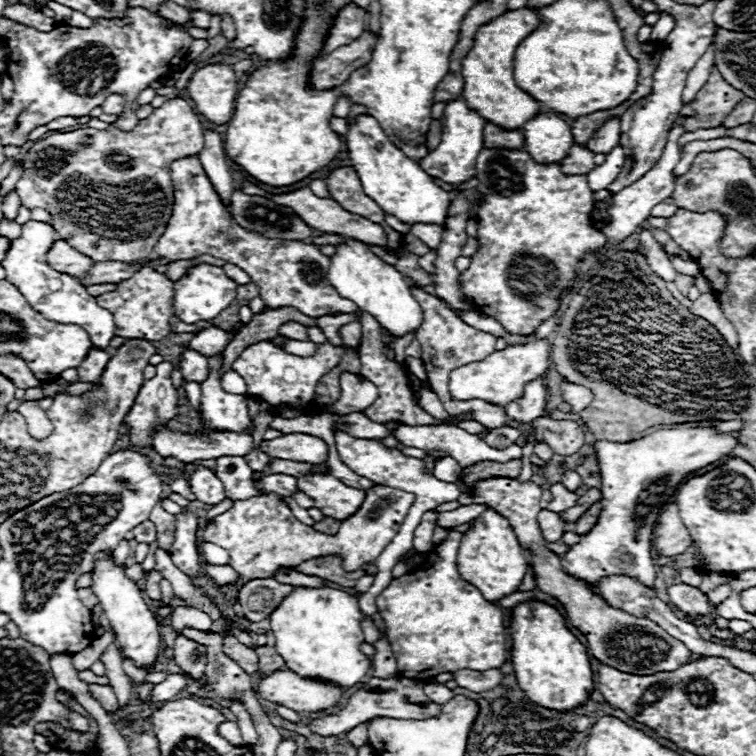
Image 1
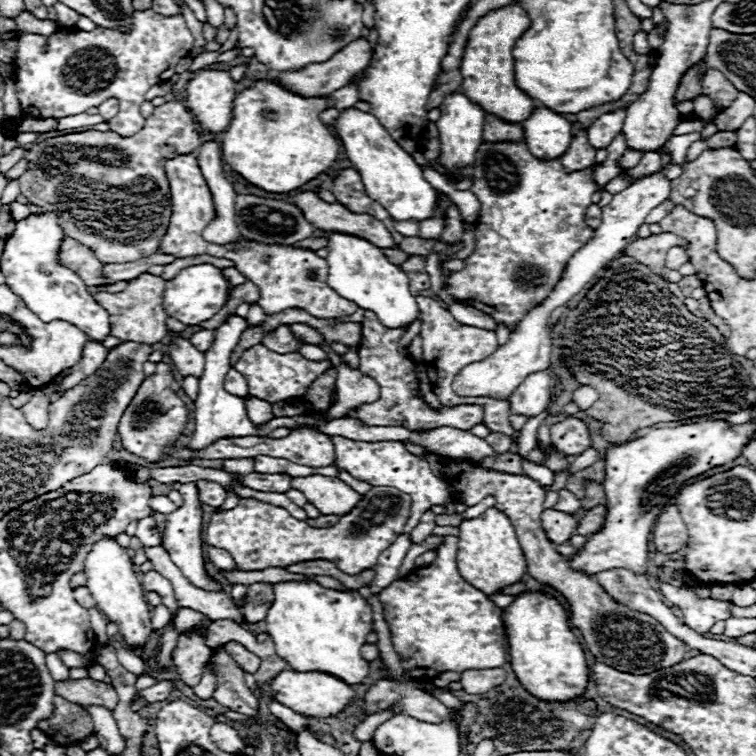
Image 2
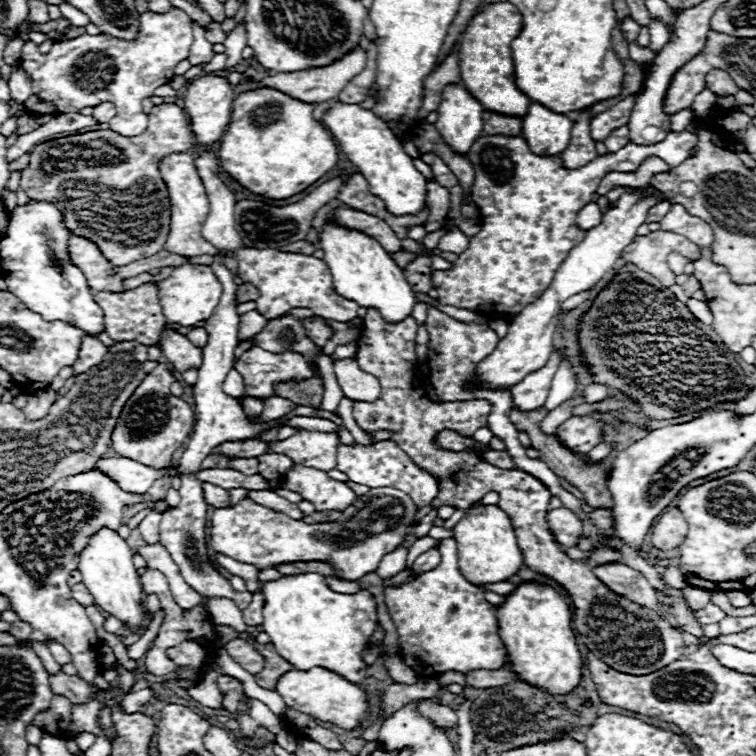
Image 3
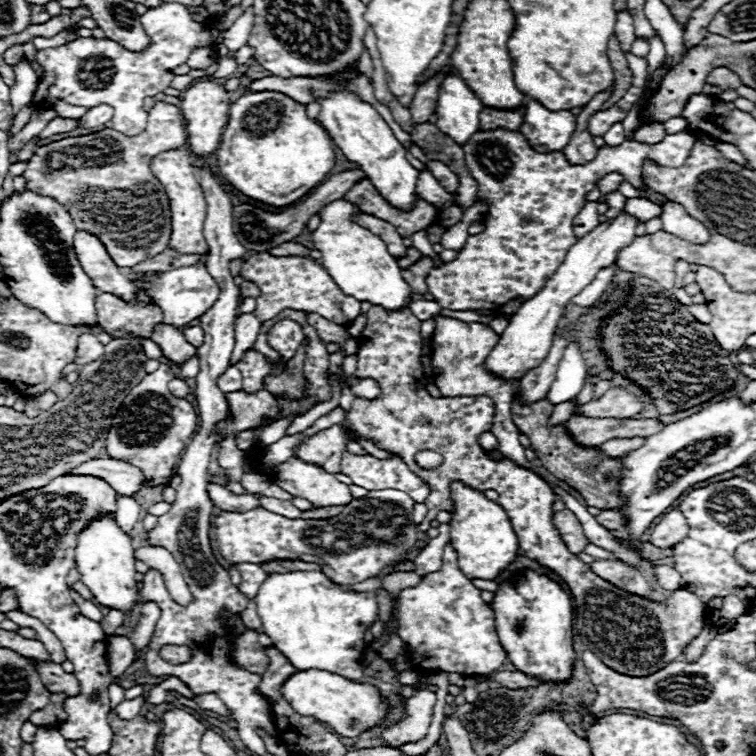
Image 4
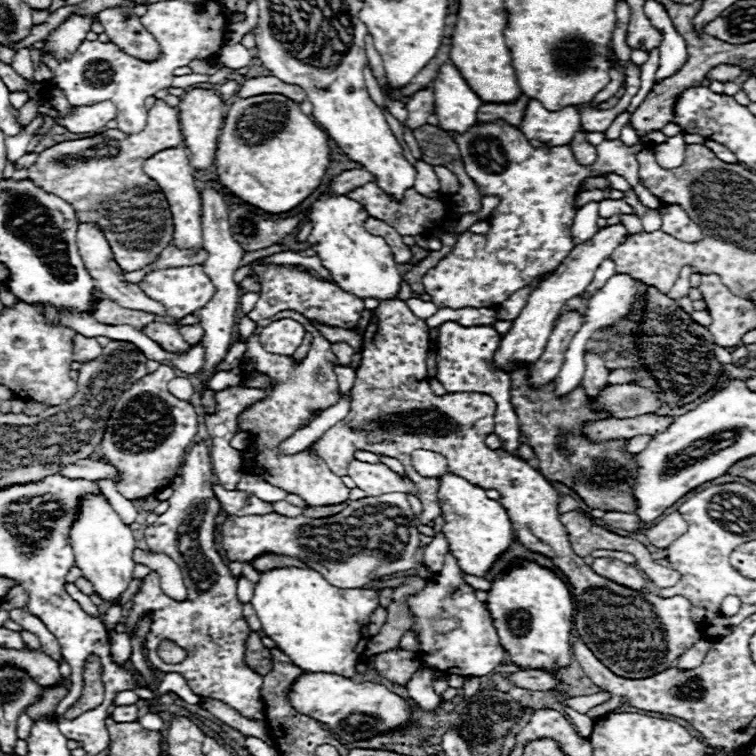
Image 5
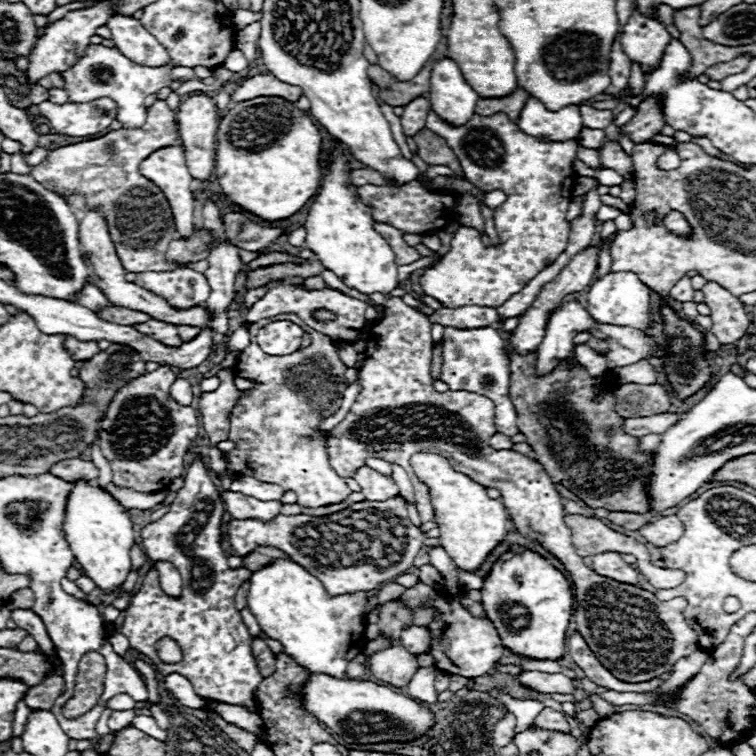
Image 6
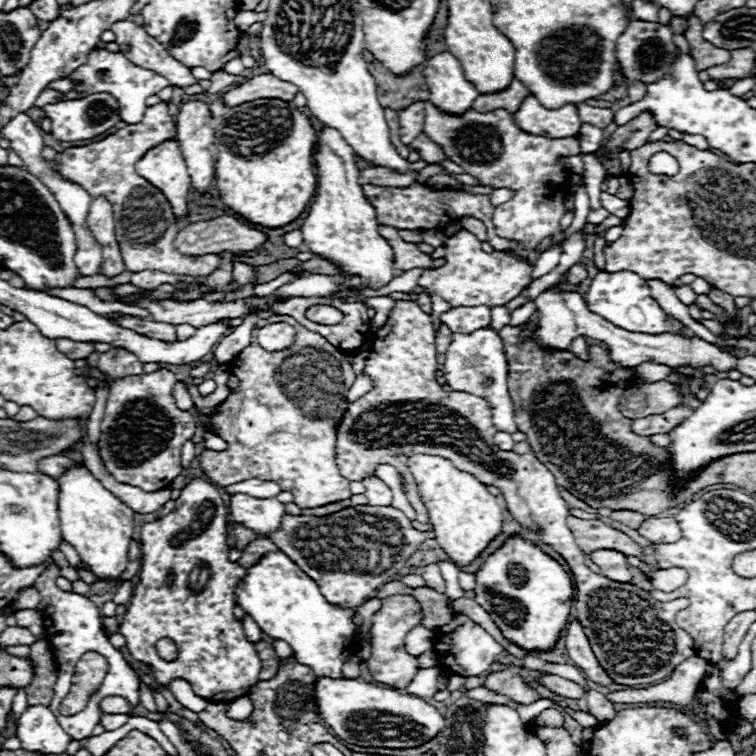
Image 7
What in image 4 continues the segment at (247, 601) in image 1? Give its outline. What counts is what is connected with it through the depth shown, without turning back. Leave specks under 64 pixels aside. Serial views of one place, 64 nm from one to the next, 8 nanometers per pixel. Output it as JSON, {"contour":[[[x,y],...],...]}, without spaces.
{"contour":[[[254,598],[250,600],[248,608],[246,608],[240,616],[242,616],[242,622],[246,624],[246,628],[250,628],[250,630],[258,630],[258,628],[262,626],[260,616],[258,616],[258,612],[256,612],[256,602],[254,602]]]}

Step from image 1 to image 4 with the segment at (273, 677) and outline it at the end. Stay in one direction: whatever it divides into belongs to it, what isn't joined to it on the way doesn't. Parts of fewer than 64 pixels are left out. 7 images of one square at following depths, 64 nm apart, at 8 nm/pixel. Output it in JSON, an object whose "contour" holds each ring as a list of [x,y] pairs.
{"contour":[[[306,670],[306,672],[294,672],[284,684],[282,684],[282,696],[292,704],[292,708],[298,714],[314,716],[320,722],[326,722],[334,728],[336,734],[354,738],[360,732],[372,728],[382,720],[382,716],[388,710],[388,700],[384,700],[376,686],[372,684],[358,684],[352,680],[346,680],[338,674],[326,672],[326,670]]]}

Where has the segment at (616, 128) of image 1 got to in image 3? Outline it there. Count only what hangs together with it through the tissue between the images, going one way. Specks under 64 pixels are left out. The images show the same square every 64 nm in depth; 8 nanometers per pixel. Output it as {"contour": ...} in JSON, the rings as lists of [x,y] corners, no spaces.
{"contour":[[[634,96],[630,98],[624,98],[622,102],[618,102],[614,108],[598,114],[592,122],[590,122],[590,136],[594,142],[604,142],[606,136],[620,128],[620,126],[626,126],[628,124],[628,118],[630,118],[630,110],[634,106]]]}

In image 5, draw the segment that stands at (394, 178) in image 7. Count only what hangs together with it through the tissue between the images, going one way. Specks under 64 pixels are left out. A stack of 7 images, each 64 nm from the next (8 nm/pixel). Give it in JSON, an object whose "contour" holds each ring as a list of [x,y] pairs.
{"contour":[[[364,168],[346,170],[346,172],[338,174],[338,176],[334,176],[330,180],[330,184],[326,186],[326,190],[330,190],[334,196],[340,196],[340,194],[348,194],[352,188],[358,188],[358,186],[362,186],[366,182],[374,182],[374,176],[368,170],[364,170]]]}

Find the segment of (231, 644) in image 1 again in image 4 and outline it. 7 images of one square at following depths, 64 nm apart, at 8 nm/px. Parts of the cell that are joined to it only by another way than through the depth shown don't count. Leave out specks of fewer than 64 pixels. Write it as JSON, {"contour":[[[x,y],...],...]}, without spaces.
{"contour":[[[248,630],[232,640],[236,640],[236,652],[232,652],[232,656],[236,656],[236,664],[248,668],[248,672],[264,674],[268,668],[268,656],[264,654],[264,646],[258,642],[258,632]]]}

